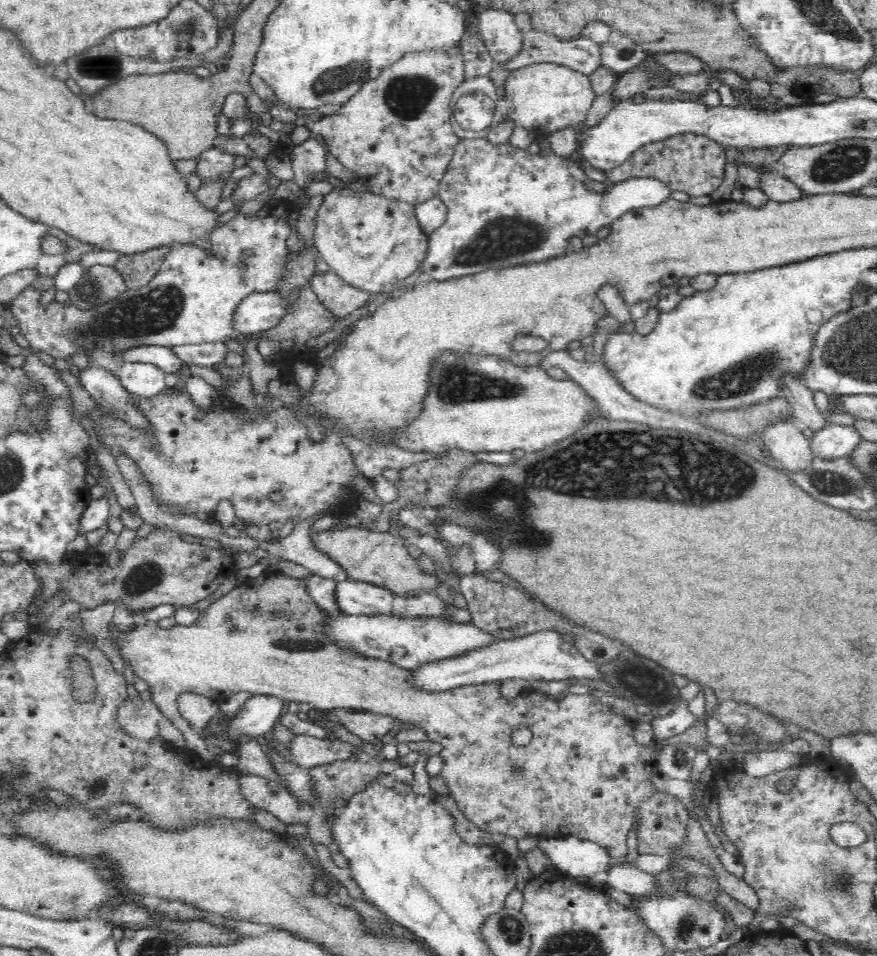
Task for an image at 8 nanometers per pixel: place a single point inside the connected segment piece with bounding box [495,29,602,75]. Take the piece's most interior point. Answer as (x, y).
(583, 55)

